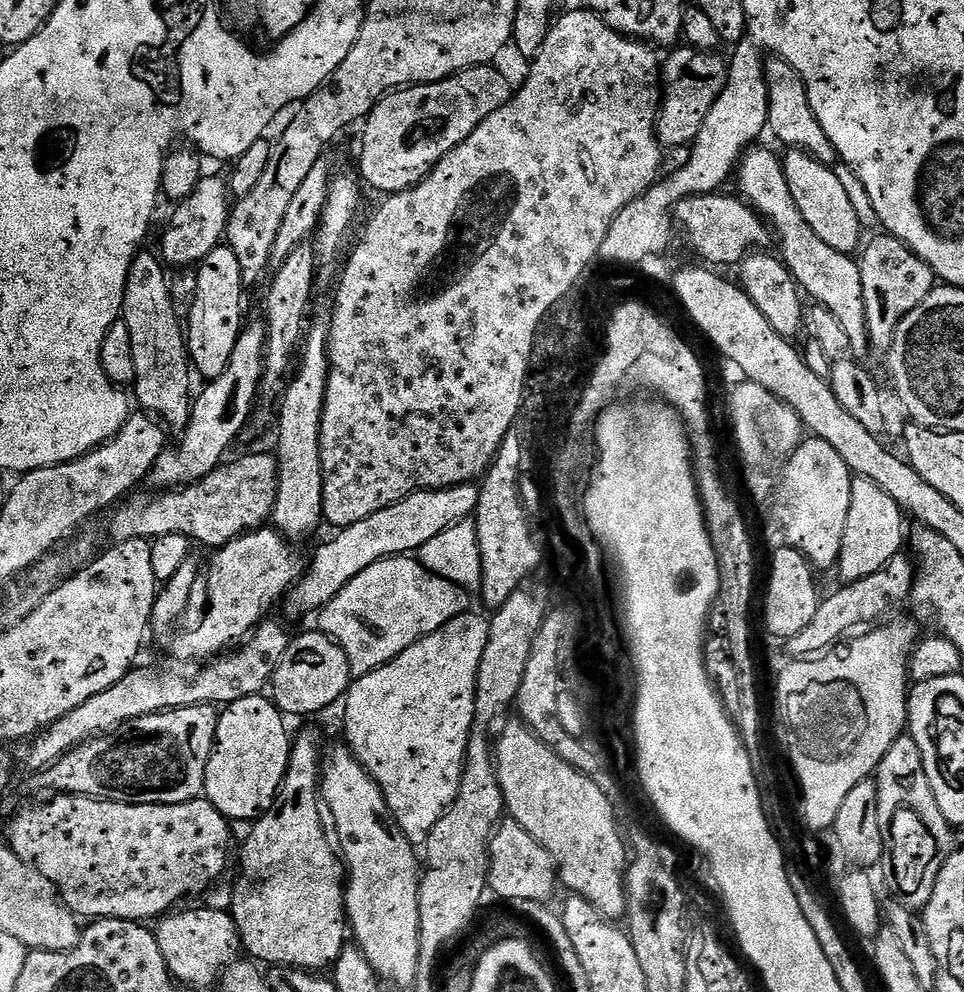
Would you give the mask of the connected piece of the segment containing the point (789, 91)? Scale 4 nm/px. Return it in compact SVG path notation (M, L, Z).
M773 55L768 60L765 59L763 65L762 83L768 91L769 130L785 144L783 146L785 149L808 152L815 160L821 160L823 164L835 165L838 160L836 147L830 142L830 138L826 138L826 130L822 130L818 118L814 118L814 110L810 110L810 98L806 94L806 86L798 70L794 70L790 62L786 62L777 55Z

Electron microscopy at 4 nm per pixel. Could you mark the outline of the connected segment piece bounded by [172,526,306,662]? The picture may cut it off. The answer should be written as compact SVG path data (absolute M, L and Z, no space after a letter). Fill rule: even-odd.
M265 526L263 528L257 528L255 532L247 532L244 536L239 536L236 540L231 540L225 548L219 549L215 553L216 556L208 564L208 577L203 577L202 588L204 584L204 605L201 608L196 606L189 607L186 613L186 617L183 622L179 625L176 637L172 640L172 652L180 660L200 660L196 662L202 662L211 659L213 656L222 654L226 651L231 651L237 646L244 643L245 640L251 636L252 631L257 628L260 623L269 615L268 610L273 606L274 602L280 598L283 599L295 586L301 581L306 571L305 561L300 561L299 556L291 549L293 548L279 532L276 531L275 527Z

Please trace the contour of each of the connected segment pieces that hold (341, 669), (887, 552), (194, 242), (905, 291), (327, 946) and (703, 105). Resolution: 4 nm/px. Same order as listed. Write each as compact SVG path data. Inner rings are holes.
M319 630L304 632L301 636L293 635L286 646L286 654L282 654L282 662L278 662L278 670L274 670L270 685L270 696L277 708L285 717L312 716L315 712L324 712L332 703L343 701L354 677L350 670L350 662L342 650L342 646Z
M855 477L850 490L850 514L846 514L846 534L842 534L842 550L840 551L840 559L838 561L838 573L840 572L841 581L844 584L853 584L862 578L870 578L870 574L877 573L882 570L882 566L886 566L886 562L890 562L890 558L901 555L903 546L906 544L906 528L904 532L905 513L901 512L898 502L894 502L894 498L890 498L890 494L886 494L886 490L882 490L882 486L878 486L874 482L870 482L870 478Z
M201 175L198 186L192 191L190 198L179 201L175 208L176 213L169 218L168 225L160 236L158 256L165 265L173 264L176 268L191 269L199 265L200 261L206 258L206 254L210 254L210 250L221 247L225 239L230 211L230 189L227 179L223 175Z
M879 234L861 251L863 306L866 314L869 351L885 359L893 346L893 334L900 320L930 295L936 287L935 272L896 236Z
M304 728L295 733L288 770L276 799L271 808L253 823L252 833L242 842L241 848L244 849L240 852L240 864L244 869L234 881L230 915L236 923L243 951L249 952L247 955L261 965L304 968L308 972L319 973L331 969L338 954L342 954L346 947L346 868L330 836L328 841L324 833L326 820L322 815L321 771L320 732L316 728Z
M677 47L662 64L662 99L658 117L658 135L665 149L691 145L706 122L718 94L726 90L730 71L729 61L724 61L716 52L699 52L697 48Z

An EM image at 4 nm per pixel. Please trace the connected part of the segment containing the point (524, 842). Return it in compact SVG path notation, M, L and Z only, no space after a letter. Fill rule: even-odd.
M508 818L497 827L492 842L488 846L488 888L496 896L515 902L551 901L551 896L558 889L558 869L556 859L537 842L517 820Z

